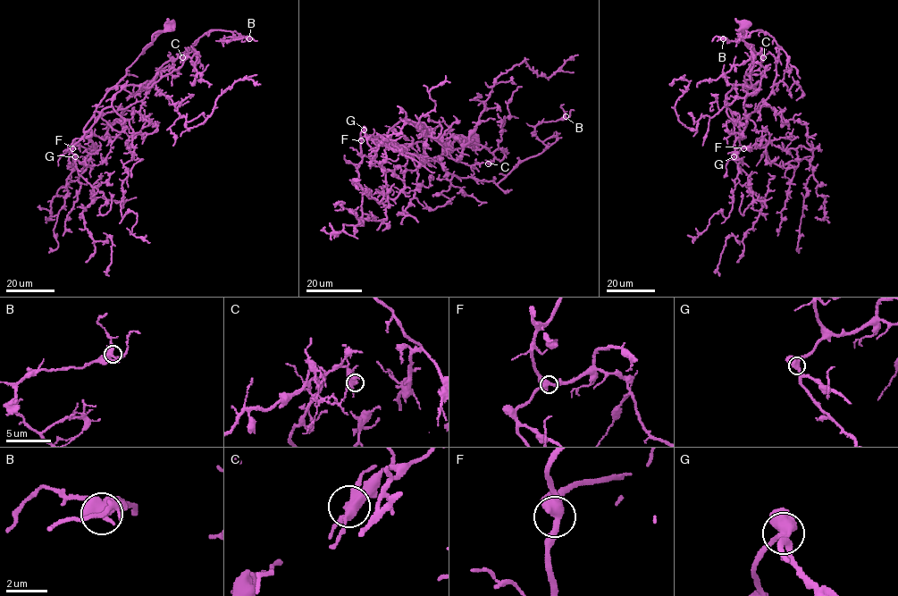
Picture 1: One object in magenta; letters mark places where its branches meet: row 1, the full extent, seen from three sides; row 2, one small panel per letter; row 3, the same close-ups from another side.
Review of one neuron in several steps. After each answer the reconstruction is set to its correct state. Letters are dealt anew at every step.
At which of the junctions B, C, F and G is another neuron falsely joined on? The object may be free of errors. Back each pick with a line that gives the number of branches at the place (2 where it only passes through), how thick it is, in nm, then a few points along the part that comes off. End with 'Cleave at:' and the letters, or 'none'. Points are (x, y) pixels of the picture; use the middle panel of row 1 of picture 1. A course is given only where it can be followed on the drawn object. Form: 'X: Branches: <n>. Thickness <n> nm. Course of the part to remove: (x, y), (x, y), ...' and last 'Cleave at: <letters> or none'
Cleave at: none

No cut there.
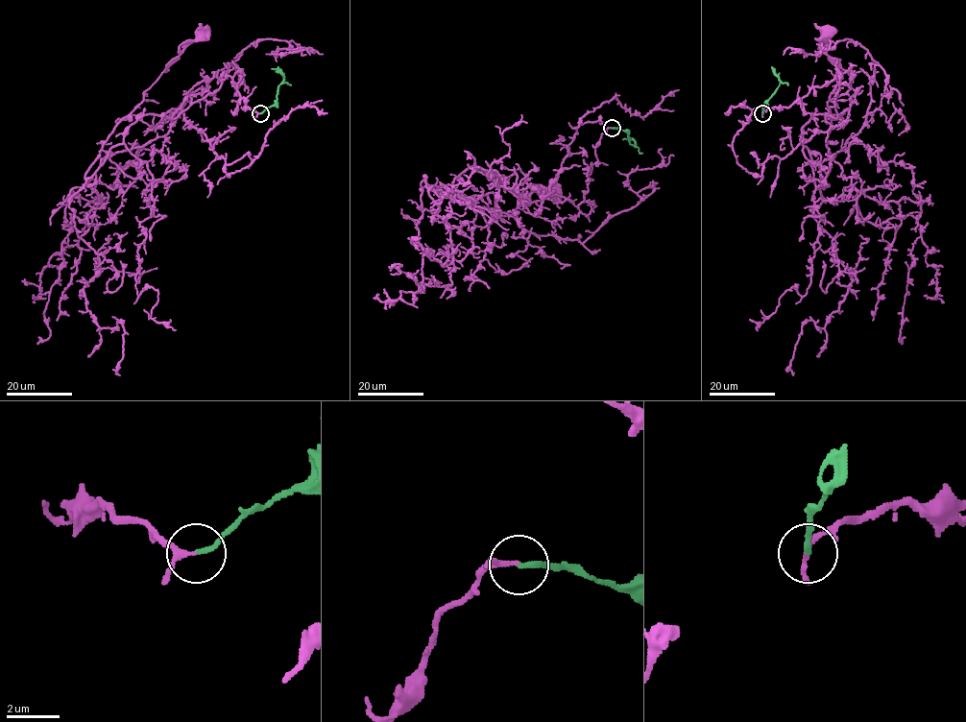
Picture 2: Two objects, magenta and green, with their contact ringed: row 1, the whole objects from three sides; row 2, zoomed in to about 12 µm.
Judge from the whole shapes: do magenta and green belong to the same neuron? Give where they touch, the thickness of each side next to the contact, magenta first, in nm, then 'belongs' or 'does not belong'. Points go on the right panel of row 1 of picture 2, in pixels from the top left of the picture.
(762, 113) | 150/180 nm | belongs

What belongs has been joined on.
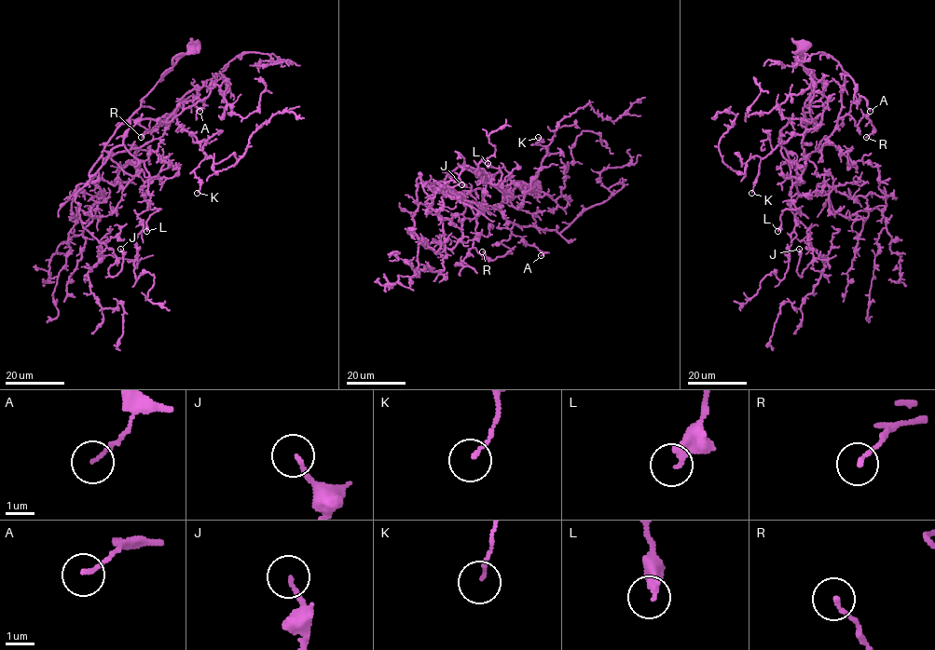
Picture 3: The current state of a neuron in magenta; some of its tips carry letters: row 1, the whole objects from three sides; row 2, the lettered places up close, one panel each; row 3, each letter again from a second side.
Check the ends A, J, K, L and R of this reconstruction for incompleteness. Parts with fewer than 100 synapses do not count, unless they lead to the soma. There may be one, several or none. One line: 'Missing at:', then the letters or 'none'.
Missing at: none

